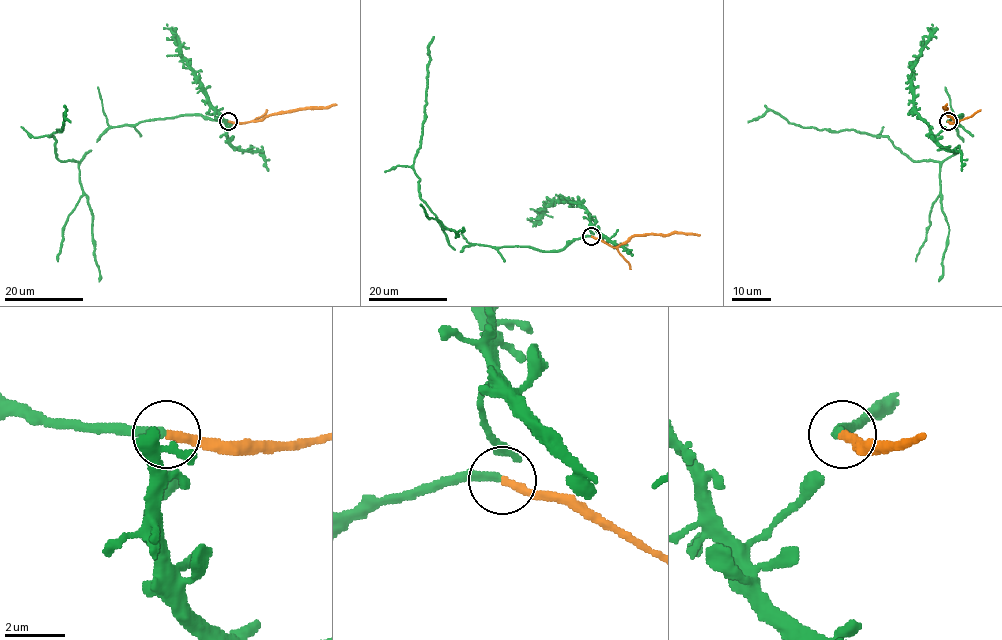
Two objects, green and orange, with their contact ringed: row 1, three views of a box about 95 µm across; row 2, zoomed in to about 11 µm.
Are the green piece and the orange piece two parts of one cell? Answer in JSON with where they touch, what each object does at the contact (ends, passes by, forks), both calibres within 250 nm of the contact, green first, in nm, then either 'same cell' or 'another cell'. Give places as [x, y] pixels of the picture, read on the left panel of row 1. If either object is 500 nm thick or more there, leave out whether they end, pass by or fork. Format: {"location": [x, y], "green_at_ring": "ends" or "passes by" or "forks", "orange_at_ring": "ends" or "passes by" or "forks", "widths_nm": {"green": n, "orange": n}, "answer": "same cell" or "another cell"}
{"location": [228, 121], "green_at_ring": "ends", "orange_at_ring": "ends", "widths_nm": {"green": 280, "orange": 280}, "answer": "same cell"}

